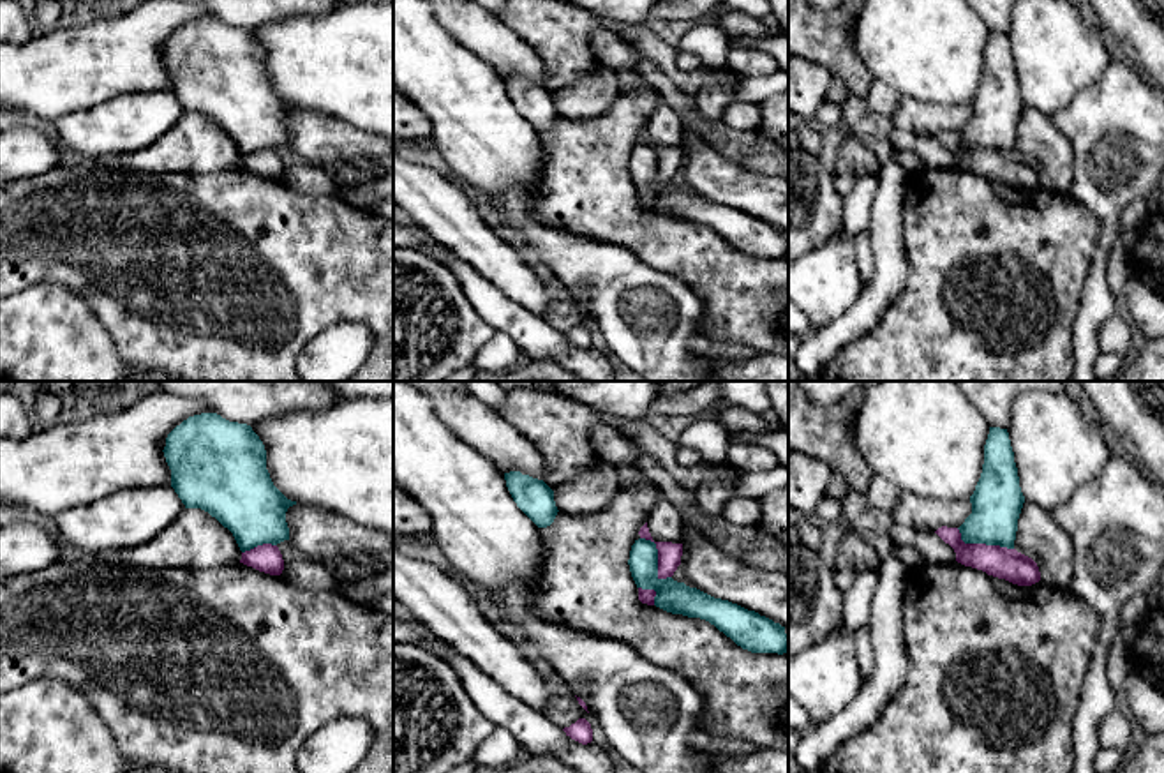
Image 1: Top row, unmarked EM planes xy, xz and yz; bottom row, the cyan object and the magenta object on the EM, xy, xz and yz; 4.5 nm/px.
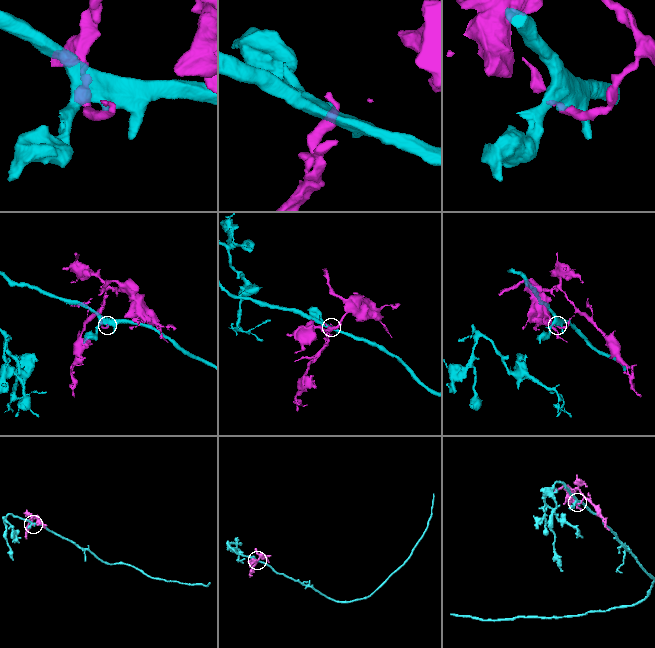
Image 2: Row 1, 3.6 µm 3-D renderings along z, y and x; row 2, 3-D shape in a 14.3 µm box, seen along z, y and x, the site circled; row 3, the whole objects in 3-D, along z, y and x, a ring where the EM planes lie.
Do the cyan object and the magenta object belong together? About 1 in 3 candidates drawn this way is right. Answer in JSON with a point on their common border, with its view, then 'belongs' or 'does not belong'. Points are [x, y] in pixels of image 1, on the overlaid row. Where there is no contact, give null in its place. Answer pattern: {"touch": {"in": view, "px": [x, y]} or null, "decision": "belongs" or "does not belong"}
{"touch": {"in": "yz", "px": [983, 542]}, "decision": "does not belong"}

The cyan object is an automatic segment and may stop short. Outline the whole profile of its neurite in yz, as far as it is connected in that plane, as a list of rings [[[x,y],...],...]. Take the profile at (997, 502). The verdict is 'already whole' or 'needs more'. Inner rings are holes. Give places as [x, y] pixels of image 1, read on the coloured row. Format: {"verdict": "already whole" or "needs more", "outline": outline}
{"verdict": "already whole", "outline": [[[989,427],[982,473],[970,503],[972,514],[958,528],[961,540],[1014,549],[1025,496],[1007,429]]]}

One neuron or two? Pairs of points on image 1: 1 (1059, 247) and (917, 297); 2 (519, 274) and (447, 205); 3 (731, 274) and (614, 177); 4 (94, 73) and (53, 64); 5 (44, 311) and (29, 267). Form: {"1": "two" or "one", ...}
{"1": "one", "2": "one", "3": "one", "4": "one", "5": "two"}

